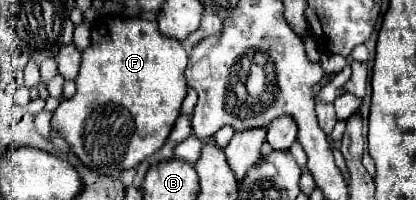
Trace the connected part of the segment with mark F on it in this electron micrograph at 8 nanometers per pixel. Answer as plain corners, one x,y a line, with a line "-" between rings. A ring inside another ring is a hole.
102,17
92,27
92,41
82,51
82,65
76,77
76,95
58,105
52,115
52,125
62,131
68,145
86,167
118,177
124,169
136,167
146,157
156,153
168,139
186,97
184,69
188,65
188,53
176,39
164,37
158,31
156,21
142,17

